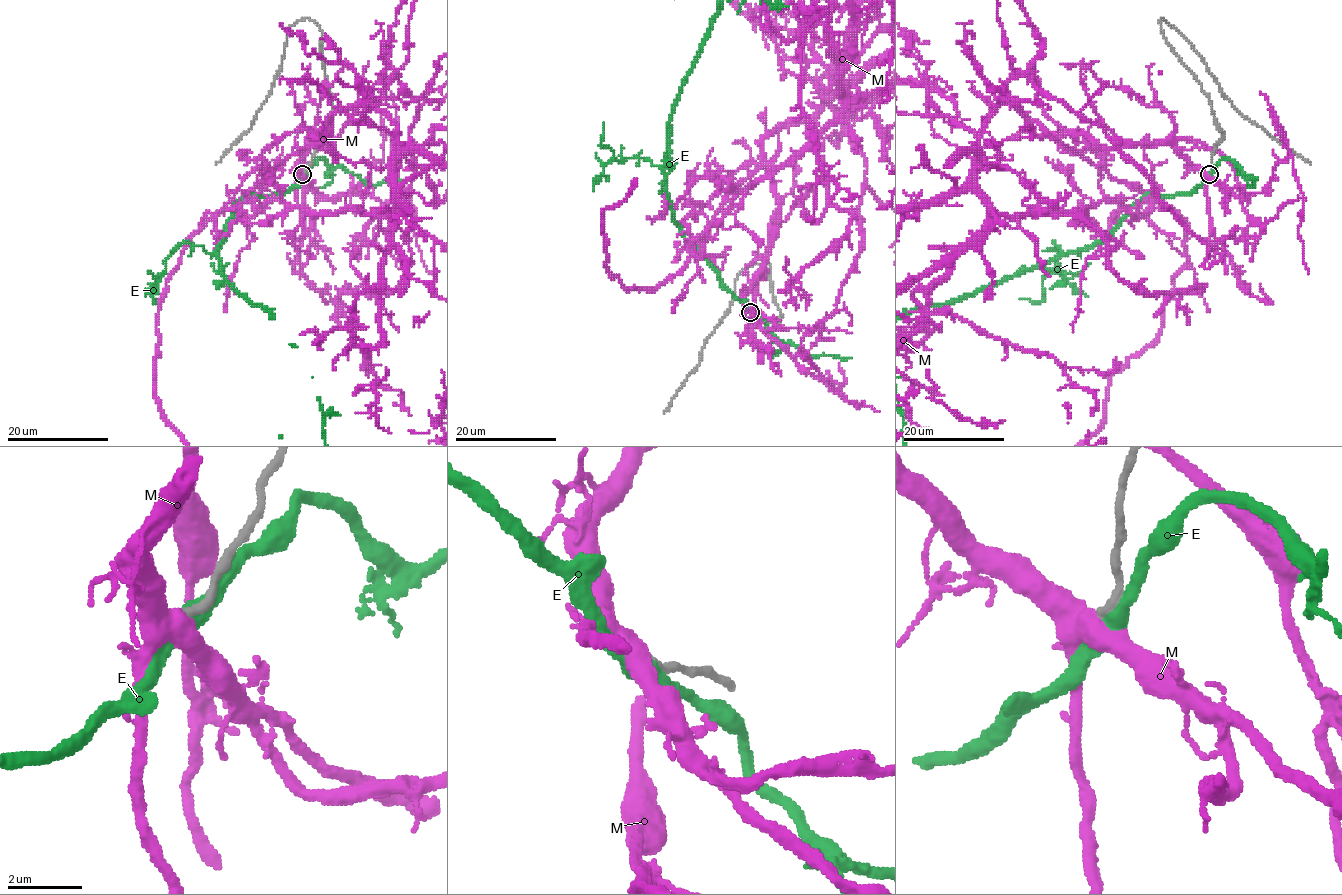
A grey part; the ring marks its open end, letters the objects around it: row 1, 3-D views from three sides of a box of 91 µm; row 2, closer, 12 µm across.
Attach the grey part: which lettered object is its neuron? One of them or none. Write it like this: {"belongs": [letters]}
{"belongs": ["E"]}

